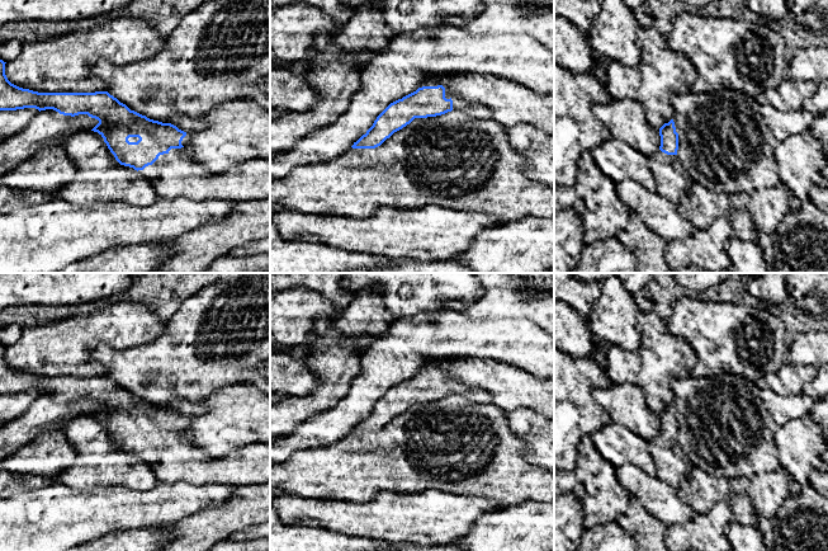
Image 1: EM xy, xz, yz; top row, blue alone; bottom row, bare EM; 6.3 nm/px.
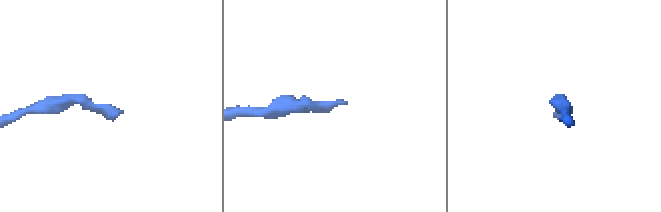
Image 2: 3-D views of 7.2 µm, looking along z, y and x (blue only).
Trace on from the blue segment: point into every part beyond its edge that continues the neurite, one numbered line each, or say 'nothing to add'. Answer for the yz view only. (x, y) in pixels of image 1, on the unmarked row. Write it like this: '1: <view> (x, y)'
1: yz (673, 467)

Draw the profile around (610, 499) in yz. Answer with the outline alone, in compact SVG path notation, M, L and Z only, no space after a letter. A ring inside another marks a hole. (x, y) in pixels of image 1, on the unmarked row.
M590 435L581 441L572 471L554 468L554 498L572 491L578 482L585 488L585 528L616 522L626 510L630 495L618 481L616 468L598 453Z

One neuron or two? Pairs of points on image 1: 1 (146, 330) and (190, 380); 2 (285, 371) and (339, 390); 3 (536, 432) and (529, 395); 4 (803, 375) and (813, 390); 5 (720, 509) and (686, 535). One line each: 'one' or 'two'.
1: two
2: two
3: two
4: two
5: one

